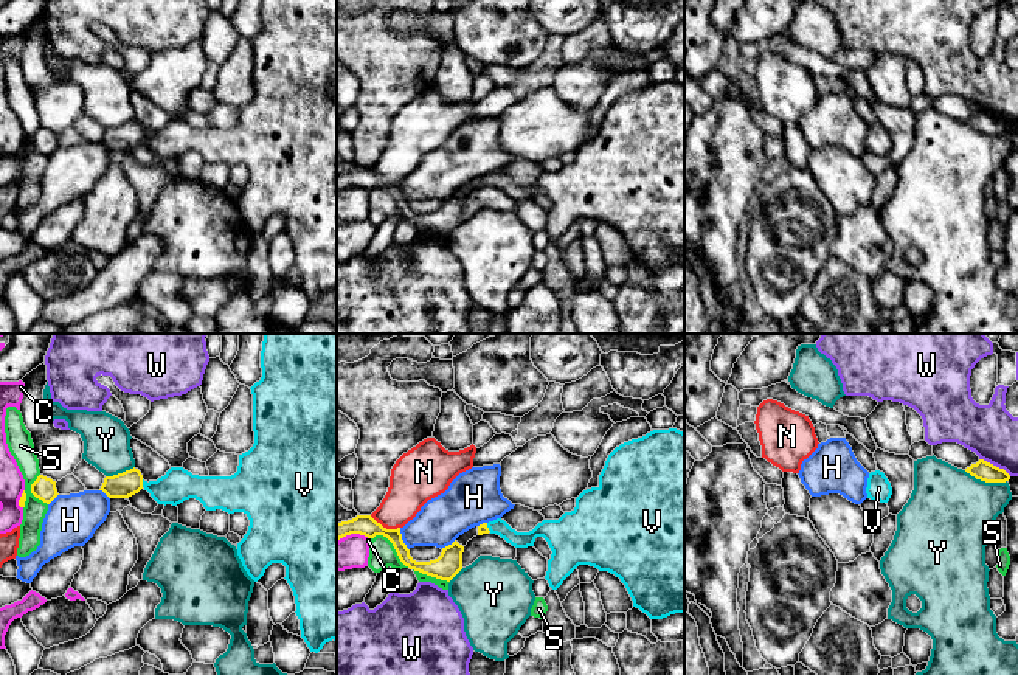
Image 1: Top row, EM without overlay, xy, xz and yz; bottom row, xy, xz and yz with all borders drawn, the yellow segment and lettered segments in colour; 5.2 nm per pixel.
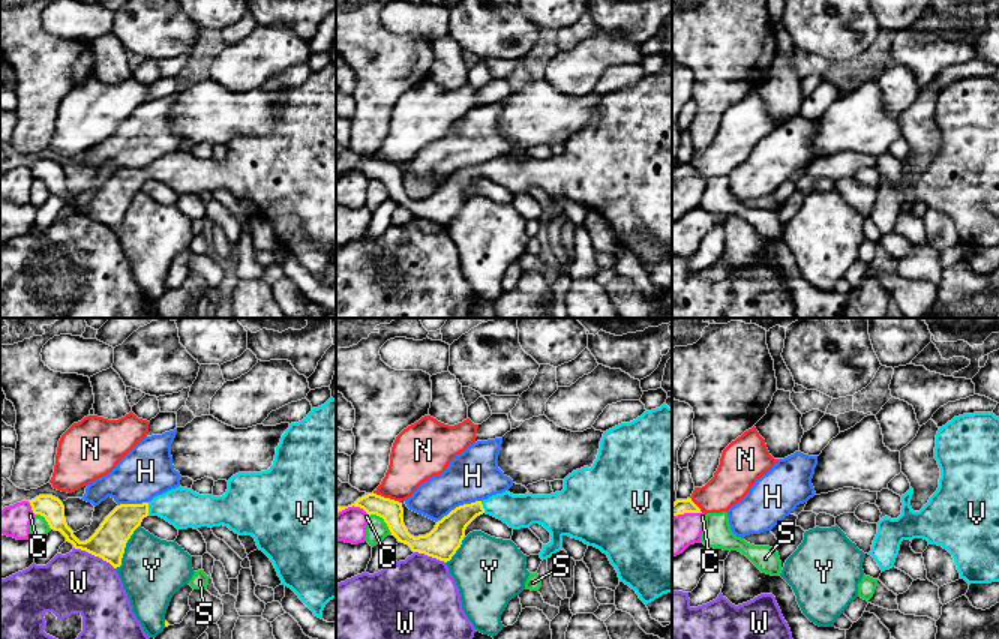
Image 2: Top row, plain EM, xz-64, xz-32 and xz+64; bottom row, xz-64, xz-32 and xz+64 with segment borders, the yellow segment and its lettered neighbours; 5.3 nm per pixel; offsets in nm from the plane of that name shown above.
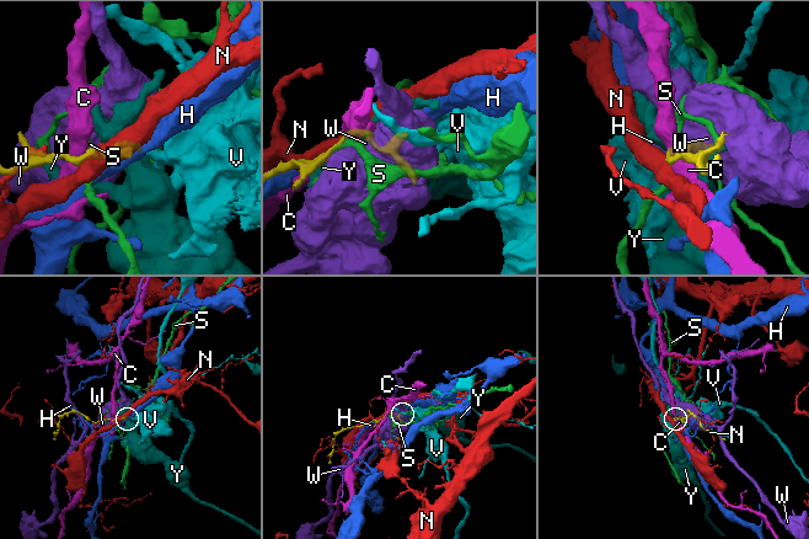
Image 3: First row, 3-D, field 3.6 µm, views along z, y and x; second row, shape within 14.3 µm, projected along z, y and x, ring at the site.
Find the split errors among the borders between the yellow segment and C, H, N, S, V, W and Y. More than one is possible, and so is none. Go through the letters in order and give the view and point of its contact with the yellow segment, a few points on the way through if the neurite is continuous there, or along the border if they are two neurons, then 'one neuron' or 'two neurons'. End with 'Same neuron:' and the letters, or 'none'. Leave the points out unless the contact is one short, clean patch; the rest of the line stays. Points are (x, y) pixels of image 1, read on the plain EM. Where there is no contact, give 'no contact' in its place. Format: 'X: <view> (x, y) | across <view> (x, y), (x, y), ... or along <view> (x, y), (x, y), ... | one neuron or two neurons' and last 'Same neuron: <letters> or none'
C: xz (353, 185) | along xz (370, 191), (360, 186), (346, 186), (337, 194) | two neurons
H: xz (401, 191) | two neurons
N: xz (385, 180) | along xz (370, 168), (387, 180), (399, 180) | two neurons
S: xz (393, 197) | along xz (370, 191), (384, 188), (391, 196), (398, 210), (408, 219) | two neurons
V: xy (141, 135) | one neuron
W: yz (995, 118) | two neurons
Y: yz (986, 134) | two neurons
Same neuron: V

